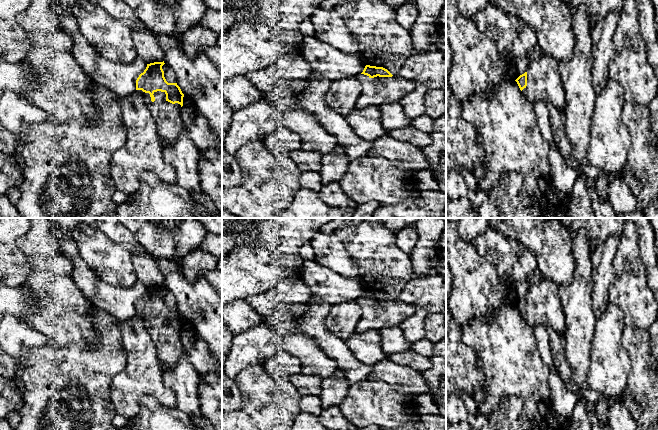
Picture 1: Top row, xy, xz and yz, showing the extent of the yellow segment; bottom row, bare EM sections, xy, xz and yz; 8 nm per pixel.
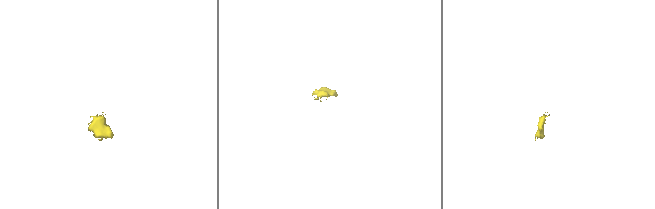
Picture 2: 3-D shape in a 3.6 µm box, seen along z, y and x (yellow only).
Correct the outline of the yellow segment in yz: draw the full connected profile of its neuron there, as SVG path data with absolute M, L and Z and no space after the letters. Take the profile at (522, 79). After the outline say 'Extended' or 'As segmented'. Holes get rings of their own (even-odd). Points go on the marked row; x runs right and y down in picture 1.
M547 54L529 62L527 70L515 80L525 98L534 104L544 101L558 110L565 109L565 92L558 72L558 61Z. Extended

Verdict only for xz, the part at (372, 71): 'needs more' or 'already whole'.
needs more

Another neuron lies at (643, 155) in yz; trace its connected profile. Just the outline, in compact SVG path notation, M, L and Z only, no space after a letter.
M626 102L623 104L621 118L631 135L631 148L622 178L637 199L637 207L645 210L658 198L658 138L651 130L648 106Z

